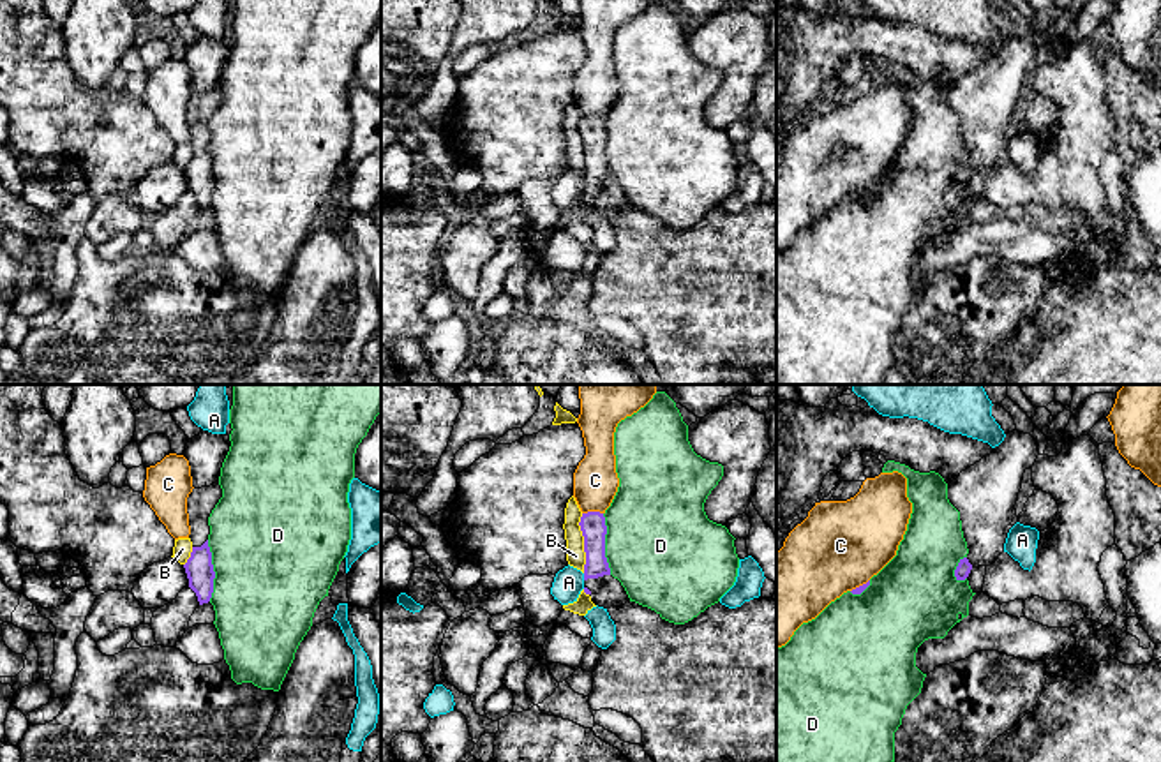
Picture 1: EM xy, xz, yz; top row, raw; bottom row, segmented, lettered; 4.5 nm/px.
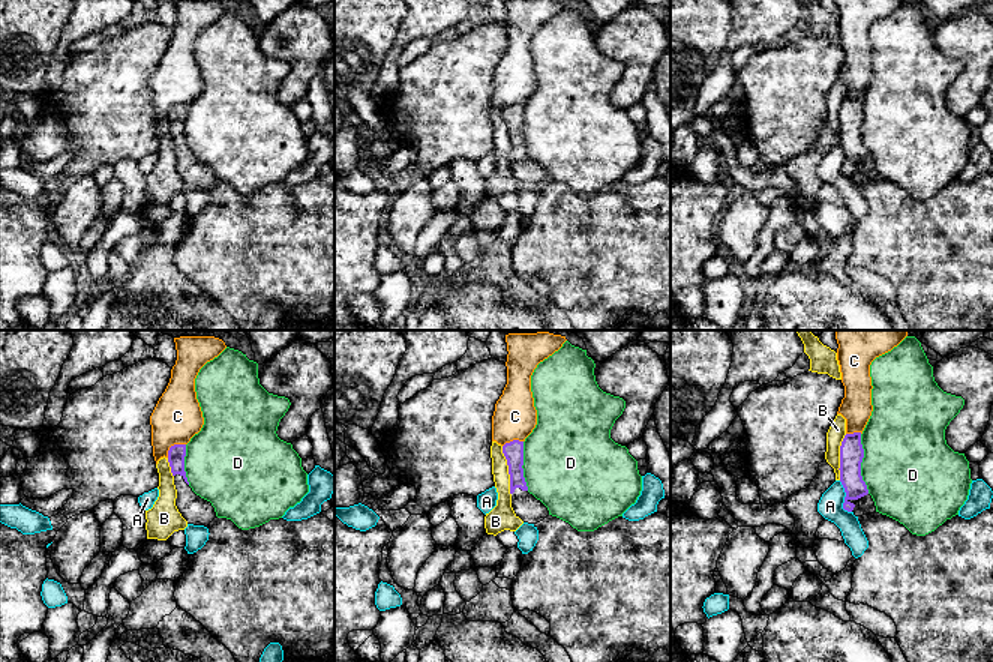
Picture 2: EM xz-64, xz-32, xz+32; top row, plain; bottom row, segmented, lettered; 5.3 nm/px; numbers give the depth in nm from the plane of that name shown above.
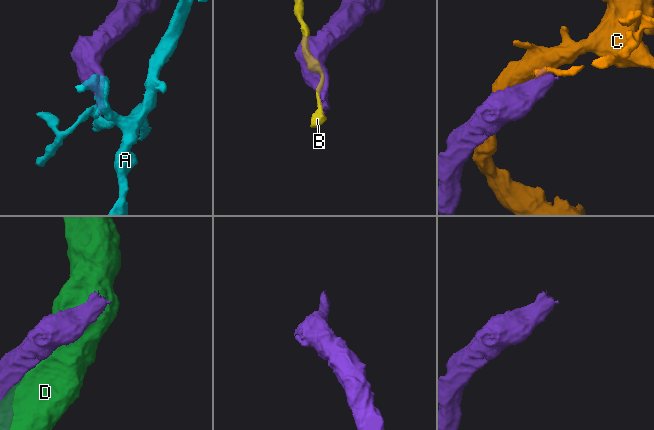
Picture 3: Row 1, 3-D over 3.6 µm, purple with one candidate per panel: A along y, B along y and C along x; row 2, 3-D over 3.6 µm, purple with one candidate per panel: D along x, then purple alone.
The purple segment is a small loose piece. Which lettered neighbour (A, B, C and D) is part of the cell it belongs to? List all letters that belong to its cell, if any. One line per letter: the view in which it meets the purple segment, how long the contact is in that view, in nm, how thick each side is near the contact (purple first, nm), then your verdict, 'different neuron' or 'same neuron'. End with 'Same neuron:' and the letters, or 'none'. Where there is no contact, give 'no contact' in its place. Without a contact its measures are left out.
A: xz | 30 nm | 120/140 nm | different neuron
B: xz | 280 nm | 120/90 nm | different neuron
C: xz | 100 nm | 120/200 nm | different neuron
D: xy | 280 nm | 130/480 nm | different neuron
Same neuron: none

